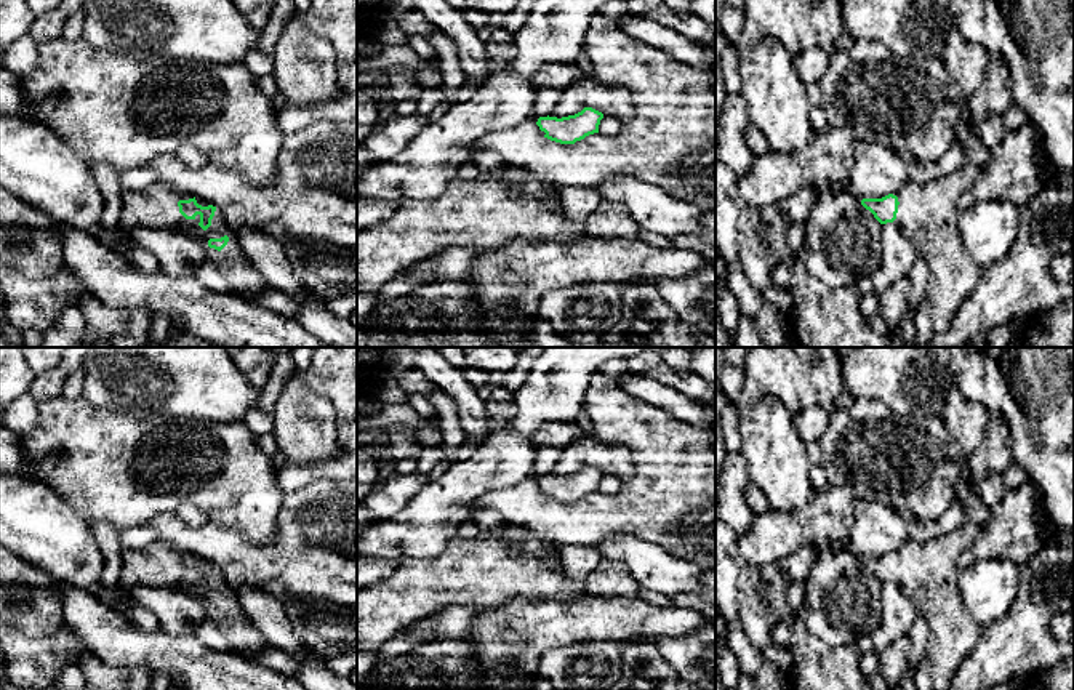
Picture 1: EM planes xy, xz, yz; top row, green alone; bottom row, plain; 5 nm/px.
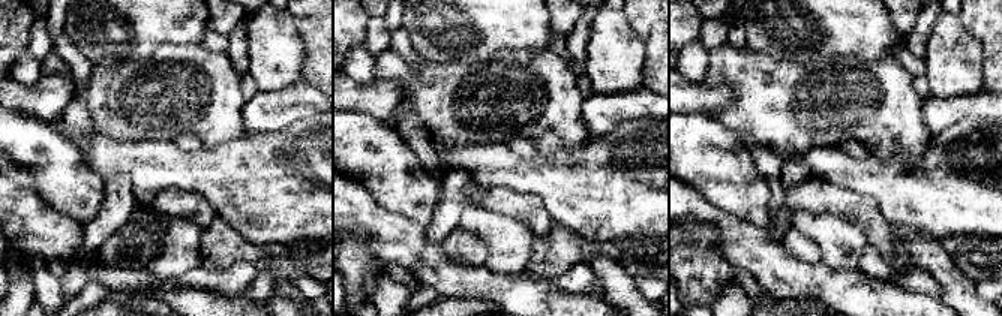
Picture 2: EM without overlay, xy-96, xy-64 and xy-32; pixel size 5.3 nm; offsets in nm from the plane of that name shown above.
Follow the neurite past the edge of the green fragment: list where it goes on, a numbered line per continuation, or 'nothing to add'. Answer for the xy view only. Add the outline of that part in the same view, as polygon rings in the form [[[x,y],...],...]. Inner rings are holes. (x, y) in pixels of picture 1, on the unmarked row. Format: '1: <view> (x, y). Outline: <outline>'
1: xy (157, 565). Outline: [[[163,541],[139,549],[122,548],[122,567],[117,586],[122,589],[134,586],[171,588],[198,597],[206,605],[210,618],[218,623],[229,640],[229,652],[258,660],[271,644],[246,616],[237,599],[237,591],[229,586],[218,567],[206,589],[198,584],[200,573],[194,578],[186,578],[179,572],[178,560],[189,557],[194,556]],[[224,594],[229,596],[229,600],[221,610],[208,605],[210,597],[221,597]]]

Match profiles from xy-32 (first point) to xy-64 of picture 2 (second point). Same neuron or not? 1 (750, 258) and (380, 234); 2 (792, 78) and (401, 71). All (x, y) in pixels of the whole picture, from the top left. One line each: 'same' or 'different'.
1: same
2: same

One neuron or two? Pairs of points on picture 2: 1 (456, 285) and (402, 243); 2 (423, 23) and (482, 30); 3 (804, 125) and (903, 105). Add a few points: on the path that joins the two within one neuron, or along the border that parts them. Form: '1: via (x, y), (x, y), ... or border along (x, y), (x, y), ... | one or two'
1: via (443, 273), (422, 255), (416, 253) | one
2: via (438, 23), (467, 23) | one
3: via (828, 110), (837, 107), (879, 107) | one

